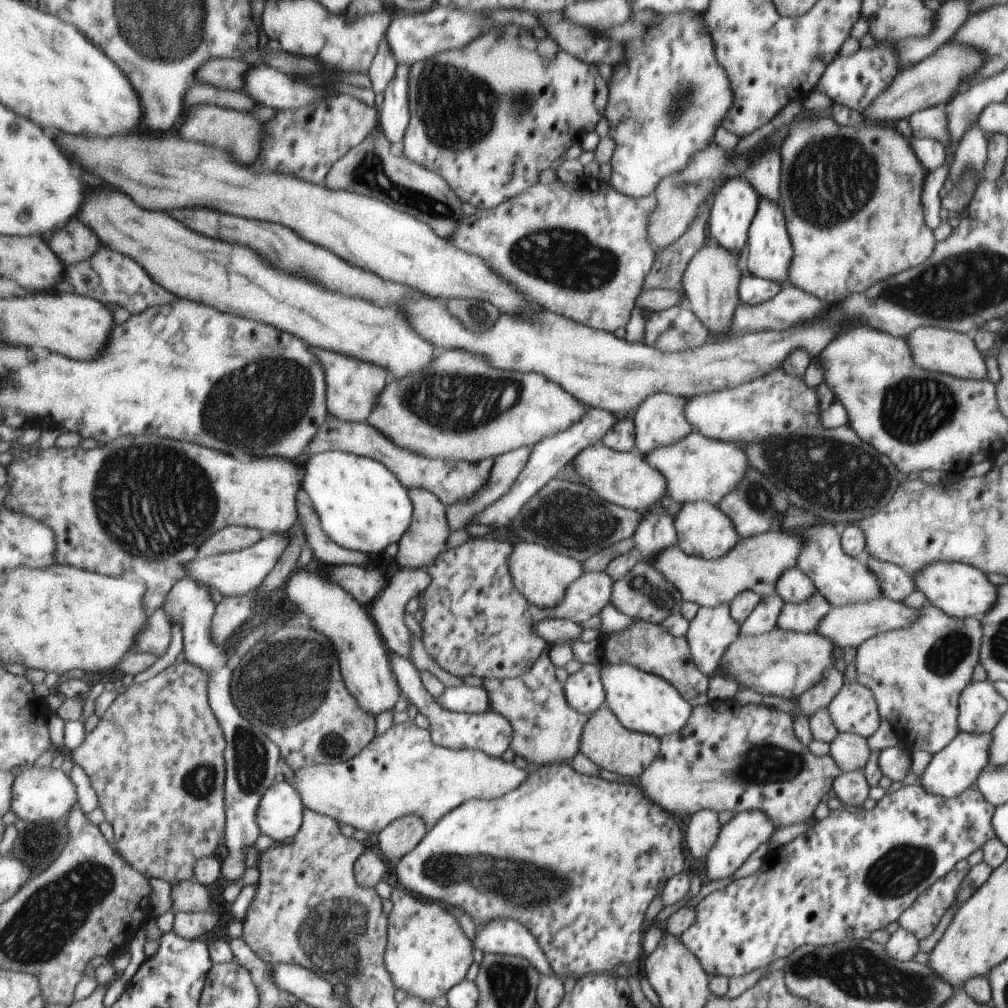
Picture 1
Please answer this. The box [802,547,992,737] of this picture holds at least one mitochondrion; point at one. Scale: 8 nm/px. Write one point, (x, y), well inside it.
(948, 651)

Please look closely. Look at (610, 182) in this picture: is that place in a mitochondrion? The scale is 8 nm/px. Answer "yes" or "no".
no

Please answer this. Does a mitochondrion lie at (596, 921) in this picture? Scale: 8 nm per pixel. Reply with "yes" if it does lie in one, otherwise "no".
no

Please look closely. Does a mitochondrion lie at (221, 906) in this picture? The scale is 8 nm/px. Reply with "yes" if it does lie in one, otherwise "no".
no

